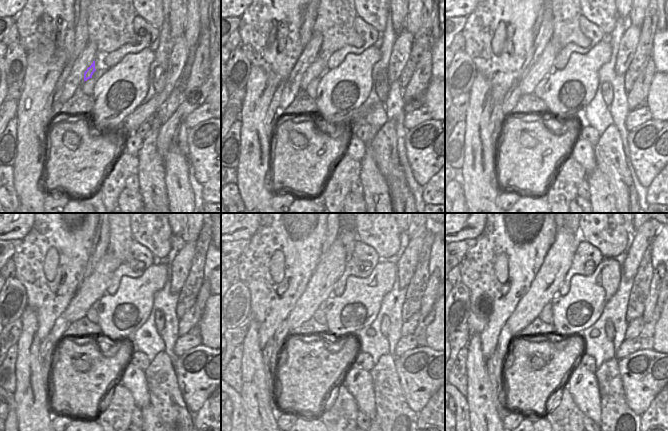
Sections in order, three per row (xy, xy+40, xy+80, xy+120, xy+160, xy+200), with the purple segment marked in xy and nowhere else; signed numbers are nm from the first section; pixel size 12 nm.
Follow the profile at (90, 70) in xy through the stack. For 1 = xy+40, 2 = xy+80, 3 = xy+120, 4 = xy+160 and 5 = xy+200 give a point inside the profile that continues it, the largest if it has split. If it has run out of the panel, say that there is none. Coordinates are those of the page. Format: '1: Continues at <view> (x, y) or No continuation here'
1: Continues at xy+40 (320, 63)
2: Continues at xy+80 (544, 65)
3: Continues at xy+120 (92, 288)
4: Continues at xy+160 (331, 265)
5: Continues at xy+200 (546, 284).

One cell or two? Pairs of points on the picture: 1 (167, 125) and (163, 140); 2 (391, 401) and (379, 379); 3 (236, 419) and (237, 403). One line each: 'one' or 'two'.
1: one
2: one
3: one

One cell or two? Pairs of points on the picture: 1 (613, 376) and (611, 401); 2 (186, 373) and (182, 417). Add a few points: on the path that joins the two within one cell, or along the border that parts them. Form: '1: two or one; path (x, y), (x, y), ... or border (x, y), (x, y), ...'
1: one; path (611, 382), (611, 395)
2: two; border (176, 378), (182, 399), (190, 412)

